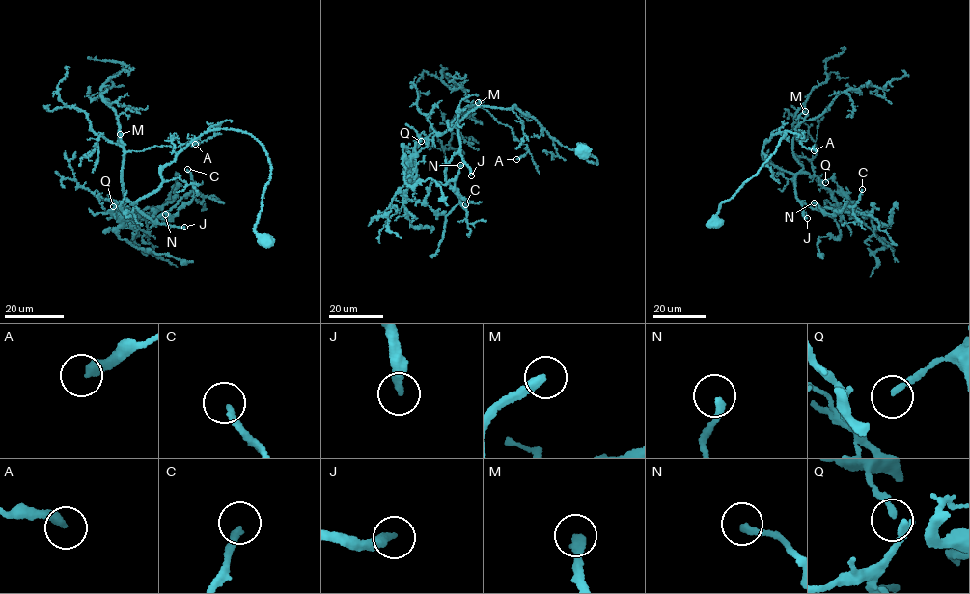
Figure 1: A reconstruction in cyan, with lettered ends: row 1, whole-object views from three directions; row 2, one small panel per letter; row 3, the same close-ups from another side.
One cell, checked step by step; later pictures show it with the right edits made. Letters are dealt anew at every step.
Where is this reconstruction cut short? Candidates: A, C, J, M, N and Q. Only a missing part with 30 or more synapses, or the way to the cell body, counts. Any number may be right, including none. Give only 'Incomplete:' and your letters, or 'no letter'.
Incomplete: J, M

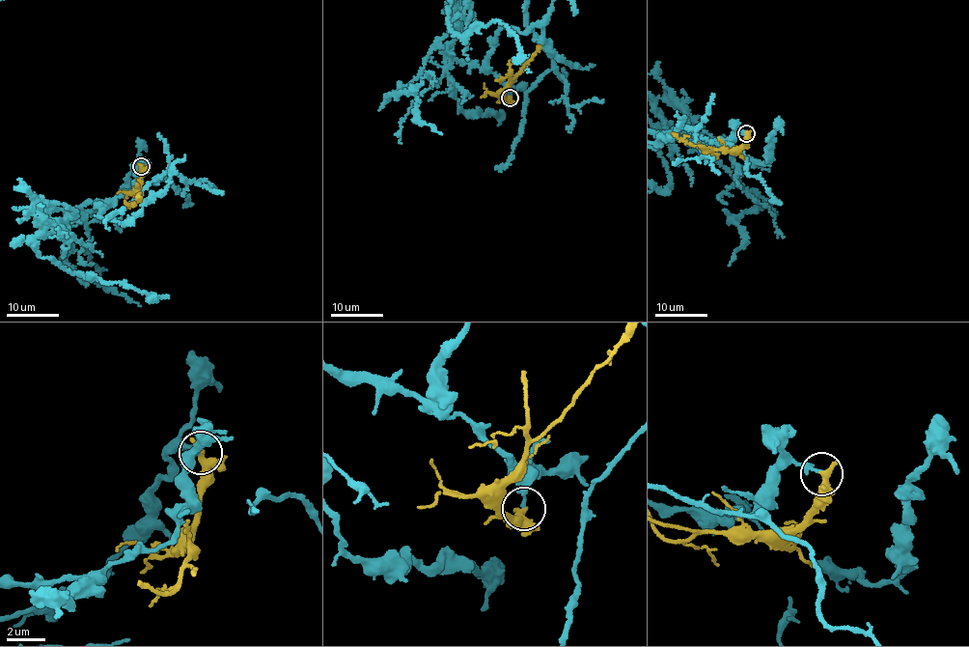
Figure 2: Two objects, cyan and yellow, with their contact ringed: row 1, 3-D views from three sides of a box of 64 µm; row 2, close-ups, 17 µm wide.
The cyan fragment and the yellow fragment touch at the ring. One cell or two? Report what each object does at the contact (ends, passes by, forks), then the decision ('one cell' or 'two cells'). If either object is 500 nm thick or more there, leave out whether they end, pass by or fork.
cyan ends there; yellow ends there; two cells

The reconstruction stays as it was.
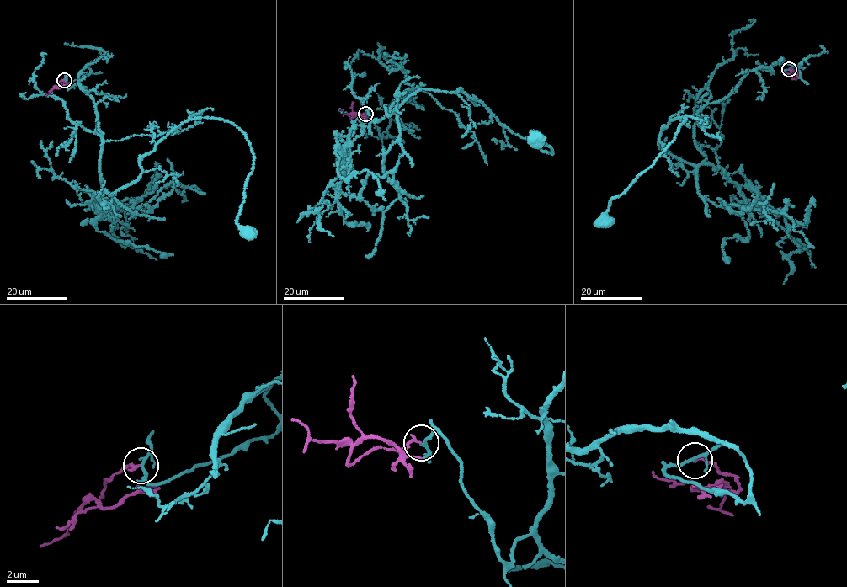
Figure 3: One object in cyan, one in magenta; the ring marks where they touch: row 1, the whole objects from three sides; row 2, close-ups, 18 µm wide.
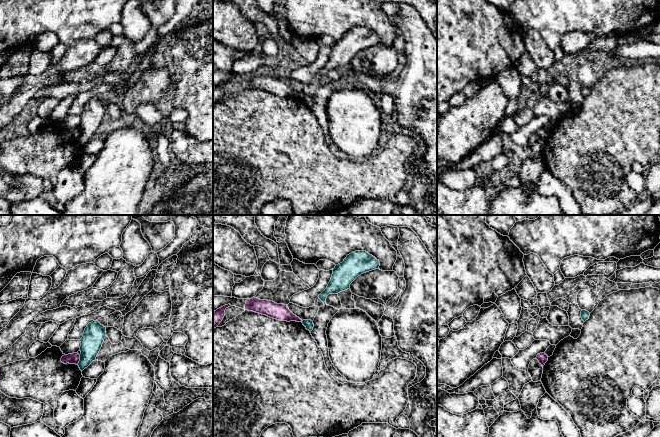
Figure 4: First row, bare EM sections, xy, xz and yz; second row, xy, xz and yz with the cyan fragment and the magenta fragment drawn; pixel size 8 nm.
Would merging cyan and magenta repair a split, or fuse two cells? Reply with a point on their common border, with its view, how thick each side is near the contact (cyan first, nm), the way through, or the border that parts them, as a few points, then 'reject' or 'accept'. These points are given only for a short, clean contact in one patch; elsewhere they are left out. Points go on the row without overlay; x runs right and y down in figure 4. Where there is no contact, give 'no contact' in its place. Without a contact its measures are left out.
meets cyan in xy at (80, 136); 180 nm thick on the cyan side, 90 nm on the other; border along xy (80, 131), (80, 136), (77, 140); reject

